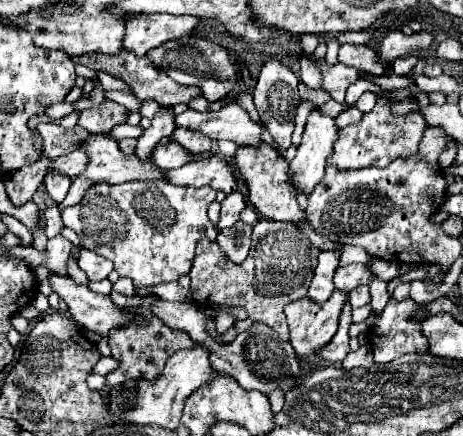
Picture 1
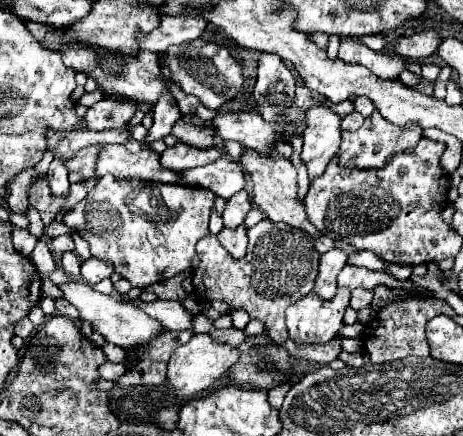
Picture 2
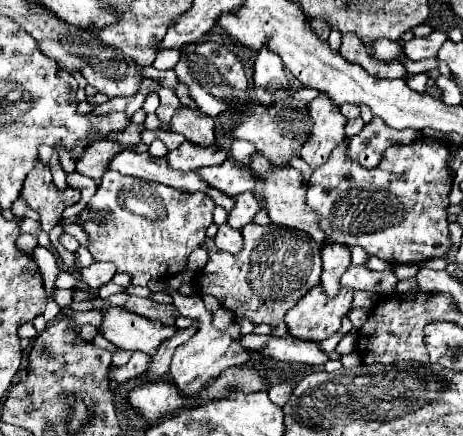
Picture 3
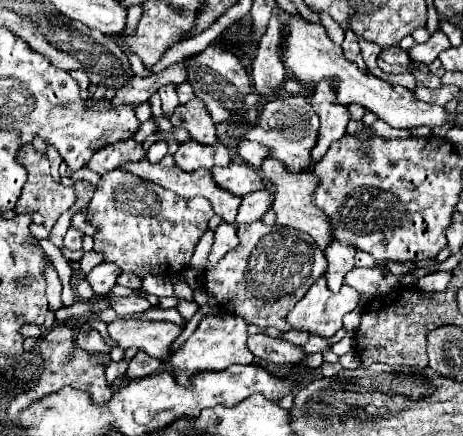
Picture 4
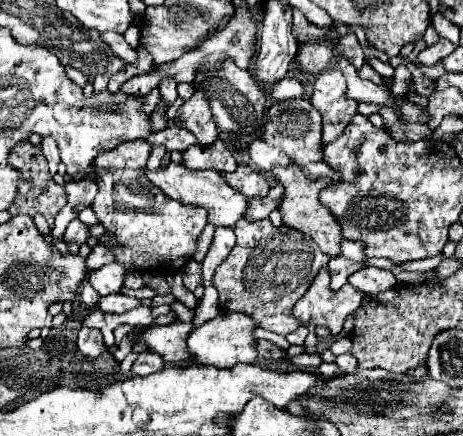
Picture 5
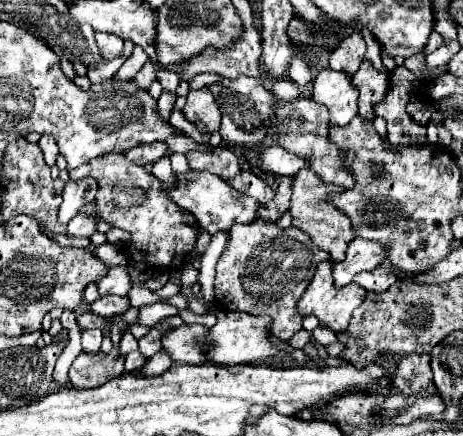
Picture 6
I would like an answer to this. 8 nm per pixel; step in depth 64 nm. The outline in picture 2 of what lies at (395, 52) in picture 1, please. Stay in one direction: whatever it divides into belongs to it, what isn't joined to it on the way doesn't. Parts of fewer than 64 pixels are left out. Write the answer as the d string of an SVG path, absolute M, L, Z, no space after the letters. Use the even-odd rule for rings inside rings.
M434 30L416 32L412 36L400 36L394 42L394 52L404 60L422 60L432 56L442 42L442 36Z

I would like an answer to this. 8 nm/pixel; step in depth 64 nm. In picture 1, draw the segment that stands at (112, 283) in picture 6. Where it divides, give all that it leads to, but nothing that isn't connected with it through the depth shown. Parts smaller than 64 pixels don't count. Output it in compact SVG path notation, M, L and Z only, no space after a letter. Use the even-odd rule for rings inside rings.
M80 250L78 266L86 272L88 280L104 280L112 272L112 262L90 250Z

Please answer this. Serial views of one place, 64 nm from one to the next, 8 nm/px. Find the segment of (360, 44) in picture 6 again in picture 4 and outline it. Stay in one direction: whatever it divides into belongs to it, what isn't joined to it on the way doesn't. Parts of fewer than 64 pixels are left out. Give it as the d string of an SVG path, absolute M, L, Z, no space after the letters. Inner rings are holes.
M350 30L346 32L344 42L342 42L342 50L344 50L344 56L346 56L350 62L354 62L354 64L358 64L358 68L366 70L366 64L364 64L364 60L362 60L360 46L358 46L358 40L356 40L356 34L354 34L354 32L350 32Z

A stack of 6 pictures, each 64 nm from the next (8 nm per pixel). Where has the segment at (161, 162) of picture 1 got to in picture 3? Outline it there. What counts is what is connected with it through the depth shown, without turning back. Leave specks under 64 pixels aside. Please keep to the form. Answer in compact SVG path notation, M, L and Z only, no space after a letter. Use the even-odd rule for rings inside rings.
M182 142L176 150L168 152L168 164L176 170L198 170L204 166L222 164L228 158L226 150L212 144L212 146L198 146L192 142Z

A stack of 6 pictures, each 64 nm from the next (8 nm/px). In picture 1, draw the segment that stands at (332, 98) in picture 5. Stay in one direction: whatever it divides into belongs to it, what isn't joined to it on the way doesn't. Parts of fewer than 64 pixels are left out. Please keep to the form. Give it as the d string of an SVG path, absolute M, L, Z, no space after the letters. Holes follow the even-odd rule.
M312 110L304 128L298 154L290 162L290 172L298 190L310 194L312 188L324 178L326 158L332 154L336 140L338 126L334 118L320 114L318 110Z

